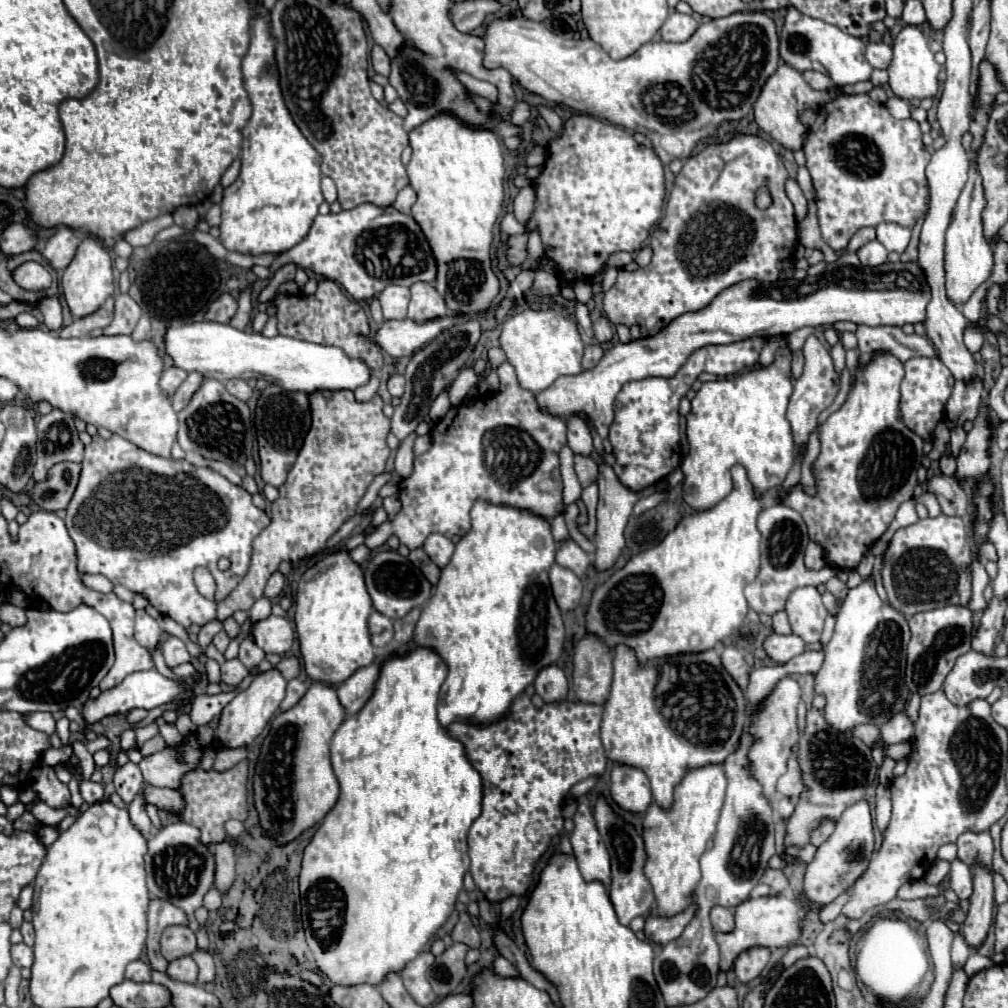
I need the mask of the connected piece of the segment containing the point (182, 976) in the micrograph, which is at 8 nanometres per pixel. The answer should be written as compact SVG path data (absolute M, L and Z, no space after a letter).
M184 956L184 958L172 960L172 962L168 964L168 972L166 972L166 974L168 974L170 978L174 978L174 980L194 984L194 982L196 982L196 976L198 976L198 966L196 966L196 962L192 960L192 956Z

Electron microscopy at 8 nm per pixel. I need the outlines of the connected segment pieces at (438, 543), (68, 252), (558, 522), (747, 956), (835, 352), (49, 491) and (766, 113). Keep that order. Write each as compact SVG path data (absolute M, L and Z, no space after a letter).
M430 534L422 548L440 568L444 568L454 554L454 542L444 534Z
M62 226L56 230L54 236L50 236L42 248L42 256L48 260L48 264L56 270L64 270L70 260L76 254L76 248L80 244L80 238L74 230Z
M562 512L556 514L550 524L552 524L552 534L554 534L556 542L560 542L560 540L564 540L564 538L568 536L568 528L566 528L566 524L564 524L564 514L562 514Z
M750 948L750 950L742 952L734 962L736 978L742 984L748 984L748 982L756 980L766 970L768 962L770 962L770 950L768 948Z
M838 342L832 350L830 350L830 356L832 356L832 360L834 360L834 368L838 370L838 374L842 374L842 370L846 368L846 364L844 364L844 348L842 348L842 344Z
M60 462L56 466L50 468L48 478L40 484L34 484L30 496L32 500L48 512L56 512L56 510L66 510L78 478L80 478L80 470L82 466L76 462Z
M780 64L778 70L766 80L766 86L762 88L762 94L758 96L756 104L754 104L754 118L756 118L756 124L766 132L770 134L776 142L780 142L782 146L790 148L790 150L798 150L804 146L804 138L806 138L806 128L800 124L800 114L804 110L804 104L806 102L812 102L818 106L826 104L828 100L832 100L838 90L842 92L848 92L848 94L866 94L870 92L874 86L870 80L866 82L858 82L858 84L852 84L852 86L846 86L846 88L832 88L828 92L818 92L818 90L812 90L806 80L802 78L802 74L786 64Z

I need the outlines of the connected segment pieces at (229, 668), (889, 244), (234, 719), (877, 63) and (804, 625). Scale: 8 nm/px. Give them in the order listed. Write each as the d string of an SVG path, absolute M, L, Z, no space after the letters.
M226 660L222 664L222 682L232 688L236 688L244 680L246 674L248 674L248 668L242 666L240 660Z
M882 222L876 226L876 234L878 234L878 242L882 242L888 252L902 254L910 242L912 230L892 222Z
M270 670L264 674L258 674L254 682L234 696L232 702L228 702L220 714L218 728L214 732L214 738L218 740L220 748L246 748L254 742L254 738L264 730L264 726L270 722L274 712L278 710L282 698L286 692L286 680L278 670Z
M868 42L866 60L872 64L872 68L888 68L892 60L892 48L884 42Z
M804 586L790 594L786 602L786 614L792 632L798 634L806 644L818 642L828 610L822 604L822 596L816 586Z

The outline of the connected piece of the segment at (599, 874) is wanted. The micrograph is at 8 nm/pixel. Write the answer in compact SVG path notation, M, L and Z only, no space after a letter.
M586 798L578 800L578 810L574 814L574 832L570 834L574 856L578 860L584 880L600 880L610 884L610 854L596 830L594 816Z

